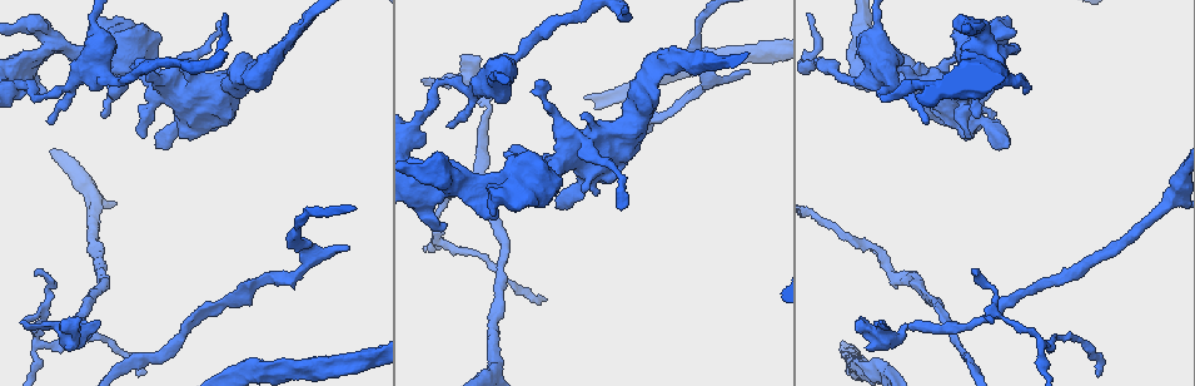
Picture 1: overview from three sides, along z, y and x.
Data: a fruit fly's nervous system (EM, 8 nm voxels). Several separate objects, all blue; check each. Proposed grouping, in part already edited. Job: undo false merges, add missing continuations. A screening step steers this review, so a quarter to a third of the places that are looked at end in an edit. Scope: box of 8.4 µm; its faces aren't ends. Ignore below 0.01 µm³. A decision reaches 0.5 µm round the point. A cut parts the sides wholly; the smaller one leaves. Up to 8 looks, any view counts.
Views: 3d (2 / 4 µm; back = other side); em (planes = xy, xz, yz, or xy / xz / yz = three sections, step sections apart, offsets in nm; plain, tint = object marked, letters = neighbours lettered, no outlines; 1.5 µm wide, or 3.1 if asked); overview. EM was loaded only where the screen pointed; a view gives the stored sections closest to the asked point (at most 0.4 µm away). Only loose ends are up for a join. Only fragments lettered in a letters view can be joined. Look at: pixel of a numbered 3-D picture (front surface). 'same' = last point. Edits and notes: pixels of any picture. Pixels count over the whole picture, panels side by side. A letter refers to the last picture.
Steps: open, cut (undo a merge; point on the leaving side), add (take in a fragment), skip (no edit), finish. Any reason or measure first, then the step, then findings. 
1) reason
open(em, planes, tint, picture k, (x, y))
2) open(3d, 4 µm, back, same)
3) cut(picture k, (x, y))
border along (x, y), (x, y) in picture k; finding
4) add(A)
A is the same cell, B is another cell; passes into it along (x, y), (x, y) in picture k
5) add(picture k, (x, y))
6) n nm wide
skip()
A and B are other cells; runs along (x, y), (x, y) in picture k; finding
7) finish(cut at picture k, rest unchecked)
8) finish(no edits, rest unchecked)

long arm stops here
open(3d, 4 µm, picture 1, (1096, 374))

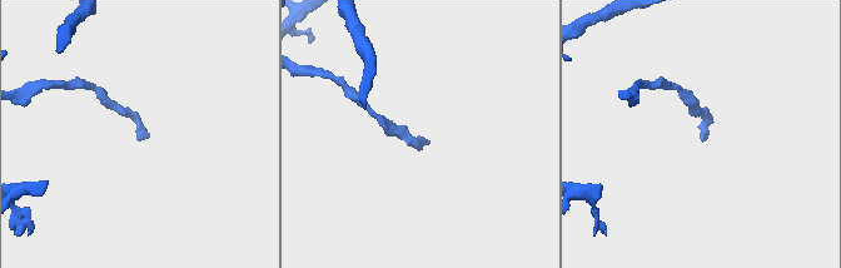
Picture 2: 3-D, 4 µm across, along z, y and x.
open(em, xy, step 8, plain, picture 2, (426, 140))

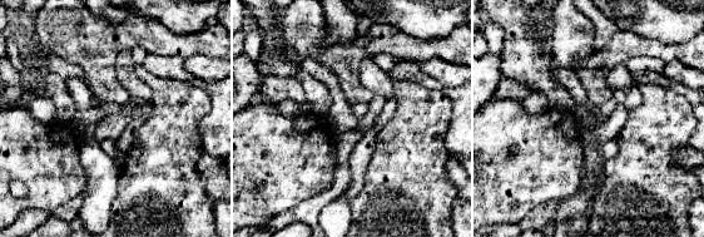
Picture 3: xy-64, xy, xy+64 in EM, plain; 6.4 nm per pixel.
open(em, xy, step 8, letters, same)

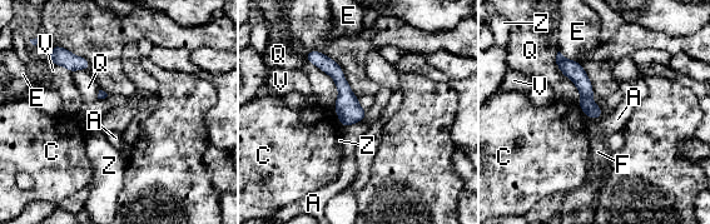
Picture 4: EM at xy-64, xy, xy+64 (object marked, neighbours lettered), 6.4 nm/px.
Q touches over 400 nm
skip()
A, C, E, F, Q, V and Z are other cells; border along (592, 93), (601, 110), (596, 120) in picture 4; no lettered fragment goes on from it

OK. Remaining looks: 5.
sharp bend
open(3d, 4 µm, picture 1, (1043, 345))

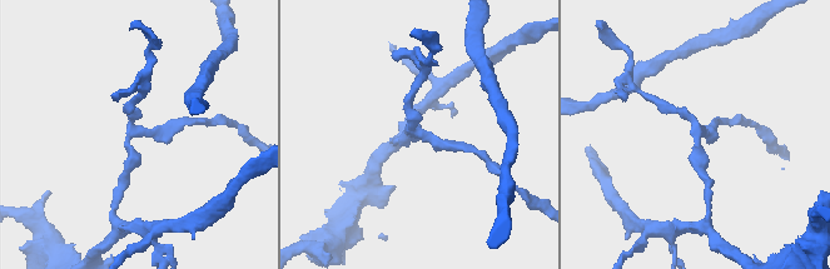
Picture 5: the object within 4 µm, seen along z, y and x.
3 arms
open(em, planes, letters, picture 5, (135, 134))

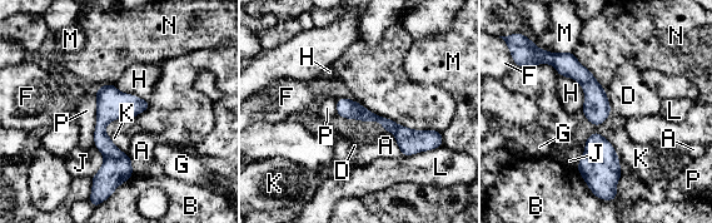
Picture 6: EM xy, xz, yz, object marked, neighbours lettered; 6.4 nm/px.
skip()
A, B, D, F, G, H, J, K, L, M, N and P are other cells; runs along (110, 87), (100, 124), (109, 150), (105, 186) in picture 6; continuous, no second neuron

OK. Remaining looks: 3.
thin end
open(3d, 4 µm, picture 1, (349, 248))

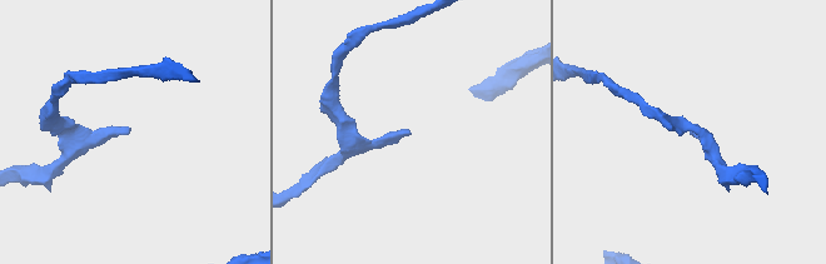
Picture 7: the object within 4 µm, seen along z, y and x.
need the tissue
open(em, yz, step 8, letters, picture 7, (128, 126))

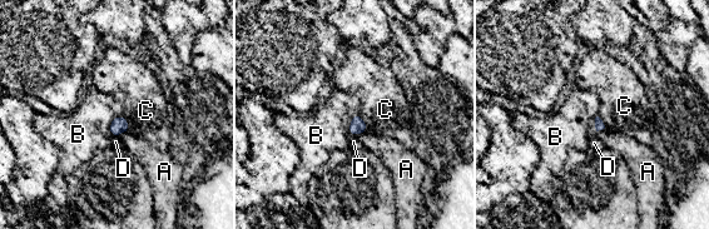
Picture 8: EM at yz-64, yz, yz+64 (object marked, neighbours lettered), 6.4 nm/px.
B touches over 130 nm
add(D)
D is the same cell, A, B and C are other cells; passes into it along (599, 125), (595, 123), (594, 143) in picture 8; it goes on there

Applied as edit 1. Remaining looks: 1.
finish(add at picture 8, rest unchecked)

